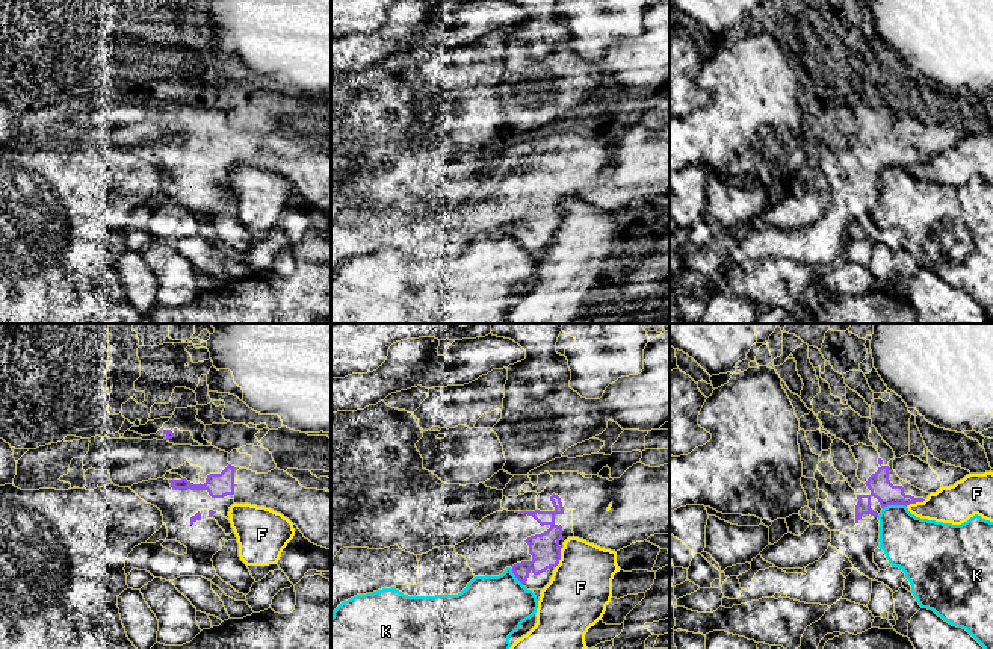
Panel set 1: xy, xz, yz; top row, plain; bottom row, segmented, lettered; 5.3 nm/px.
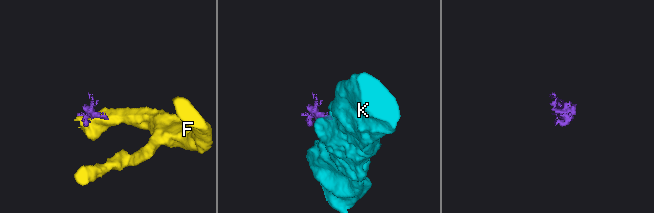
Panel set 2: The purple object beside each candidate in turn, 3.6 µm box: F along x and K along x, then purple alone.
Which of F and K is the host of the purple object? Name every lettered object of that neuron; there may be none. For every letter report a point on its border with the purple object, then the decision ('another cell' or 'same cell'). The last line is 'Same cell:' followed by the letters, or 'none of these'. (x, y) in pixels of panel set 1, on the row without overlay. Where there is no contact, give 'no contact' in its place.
F: yz (915, 164) | another cell
K: yz (894, 165) | another cell
Same cell: none of these

